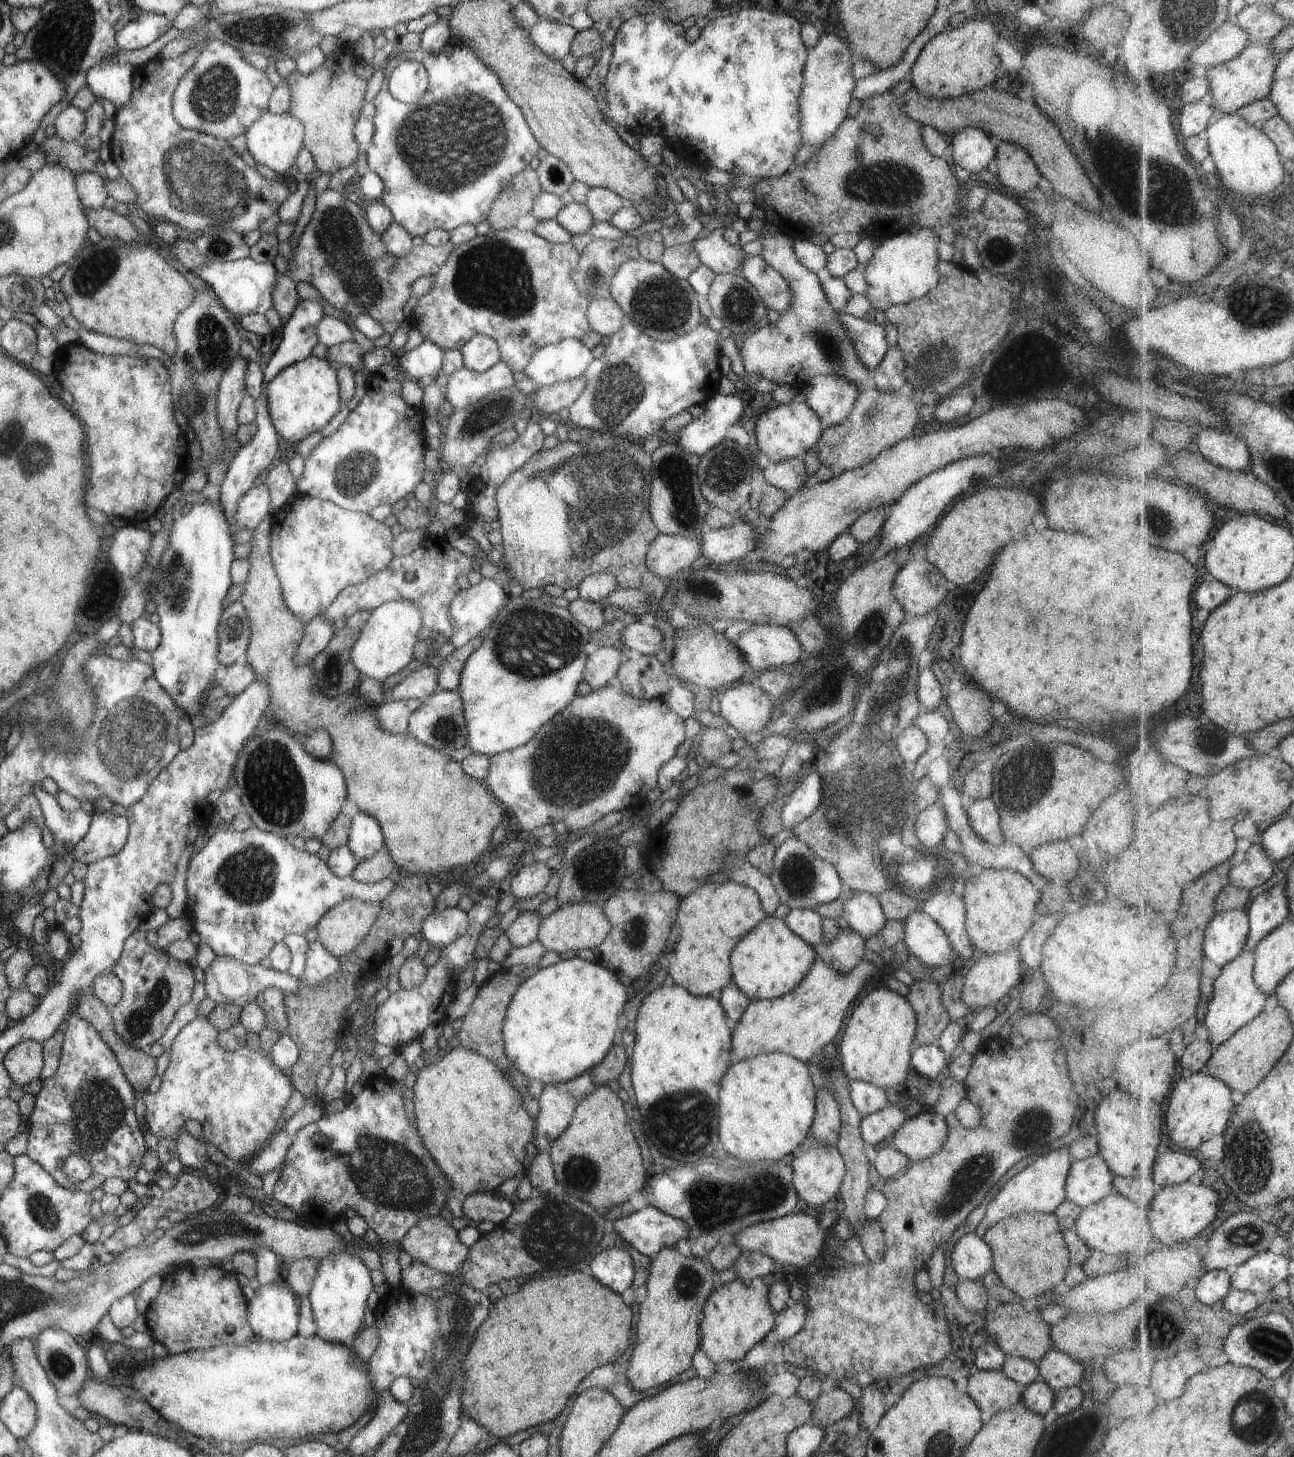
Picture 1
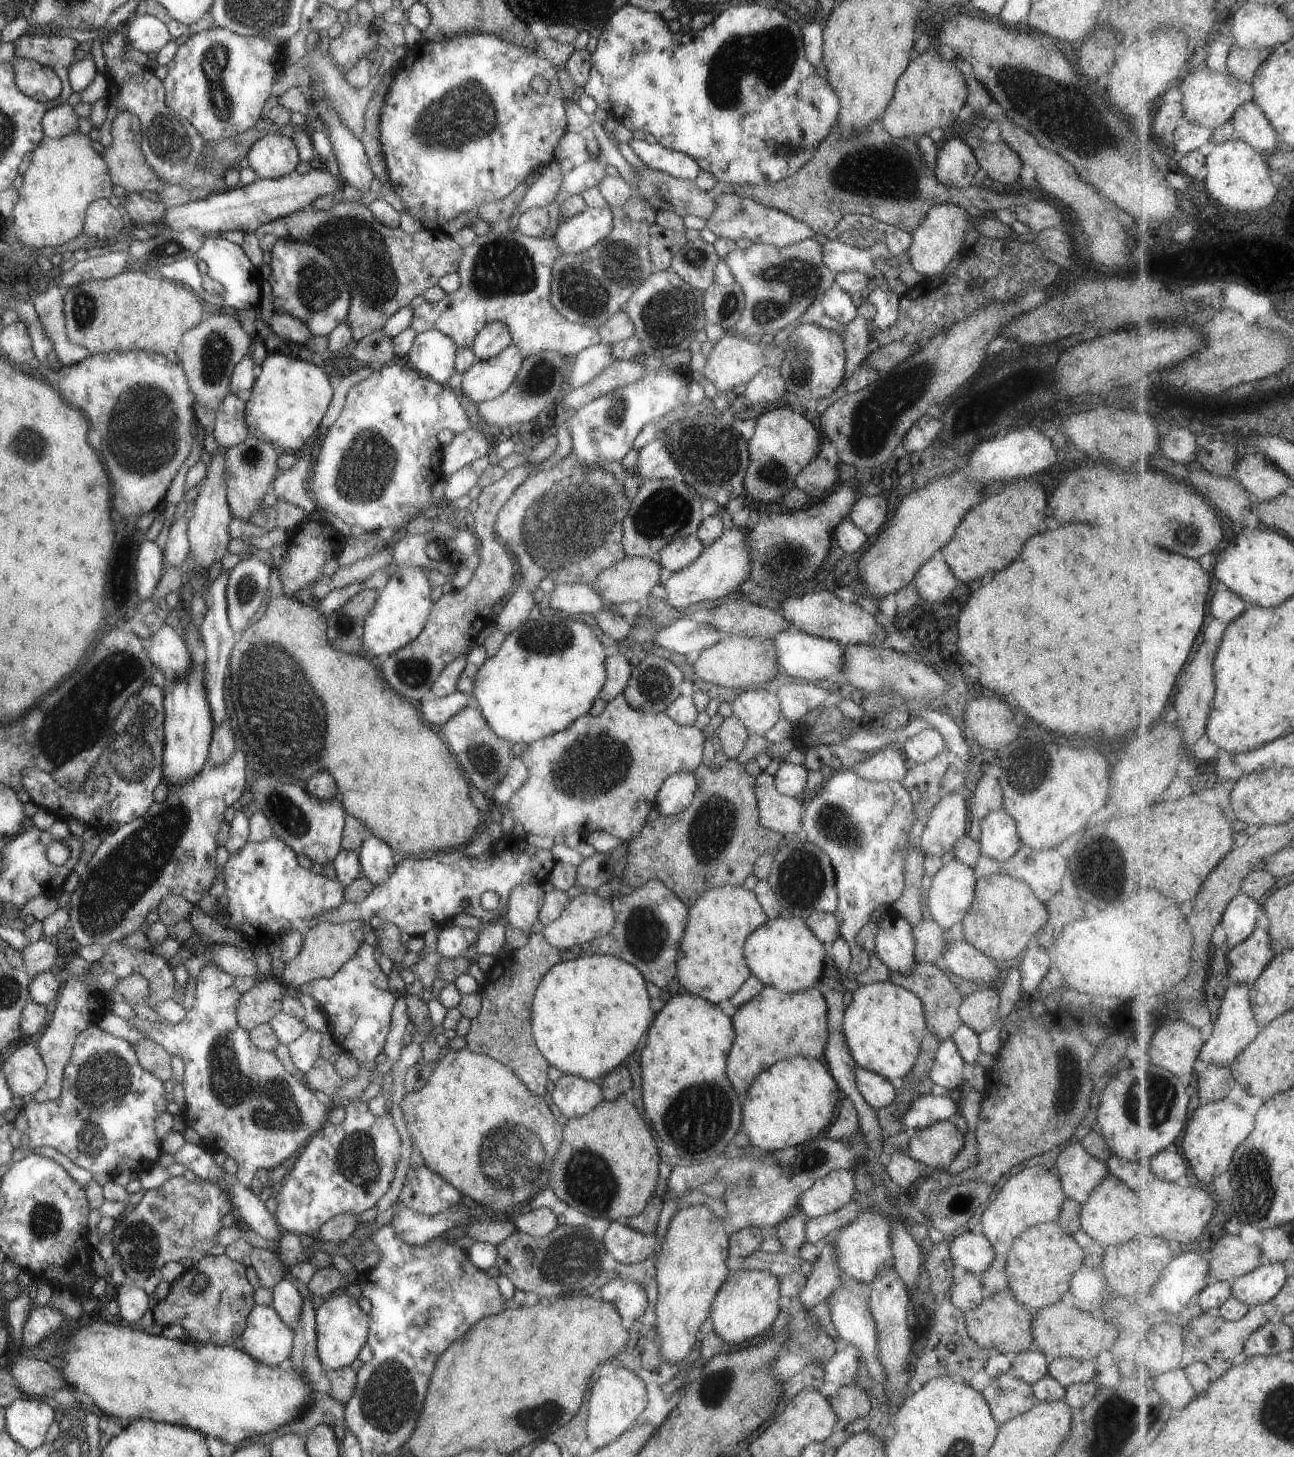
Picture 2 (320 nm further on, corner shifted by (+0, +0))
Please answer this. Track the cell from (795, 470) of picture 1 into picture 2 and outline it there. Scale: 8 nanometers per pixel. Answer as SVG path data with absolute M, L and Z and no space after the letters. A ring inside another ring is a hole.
M822 457L811 460L793 478L794 487L801 490L803 494L807 494L812 502L823 500L837 483L837 468L829 466Z

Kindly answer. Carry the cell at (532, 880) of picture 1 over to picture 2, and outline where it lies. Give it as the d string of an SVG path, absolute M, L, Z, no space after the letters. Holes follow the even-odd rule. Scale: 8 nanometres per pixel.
M540 885L514 886L507 897L502 921L507 927L525 930L535 924L544 892Z

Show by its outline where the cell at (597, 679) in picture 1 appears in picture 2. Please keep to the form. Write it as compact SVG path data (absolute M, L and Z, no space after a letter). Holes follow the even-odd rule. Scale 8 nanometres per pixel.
M621 653L607 657L604 660L606 679L598 697L609 702L614 696L622 694L630 677L630 668L630 662Z

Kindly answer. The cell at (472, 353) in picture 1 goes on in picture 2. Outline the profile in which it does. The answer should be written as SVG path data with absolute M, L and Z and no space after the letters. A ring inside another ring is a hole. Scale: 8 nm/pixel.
M492 322L483 325L475 335L470 349L476 361L484 361L499 354L509 346L510 336L502 322Z

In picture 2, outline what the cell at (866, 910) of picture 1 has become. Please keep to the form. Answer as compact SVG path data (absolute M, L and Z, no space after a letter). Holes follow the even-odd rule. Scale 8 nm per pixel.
M886 916L885 919L877 923L879 923L879 929L875 934L875 945L873 946L877 958L885 964L890 971L895 971L899 974L909 974L917 962L914 957L914 940L911 934L912 926L909 926L903 917L890 922Z

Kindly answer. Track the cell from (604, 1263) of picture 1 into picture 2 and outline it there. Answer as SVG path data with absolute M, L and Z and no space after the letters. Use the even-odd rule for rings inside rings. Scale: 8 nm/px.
M609 1278L598 1292L599 1298L611 1303L621 1319L629 1317L635 1320L647 1308L646 1294L636 1282Z

